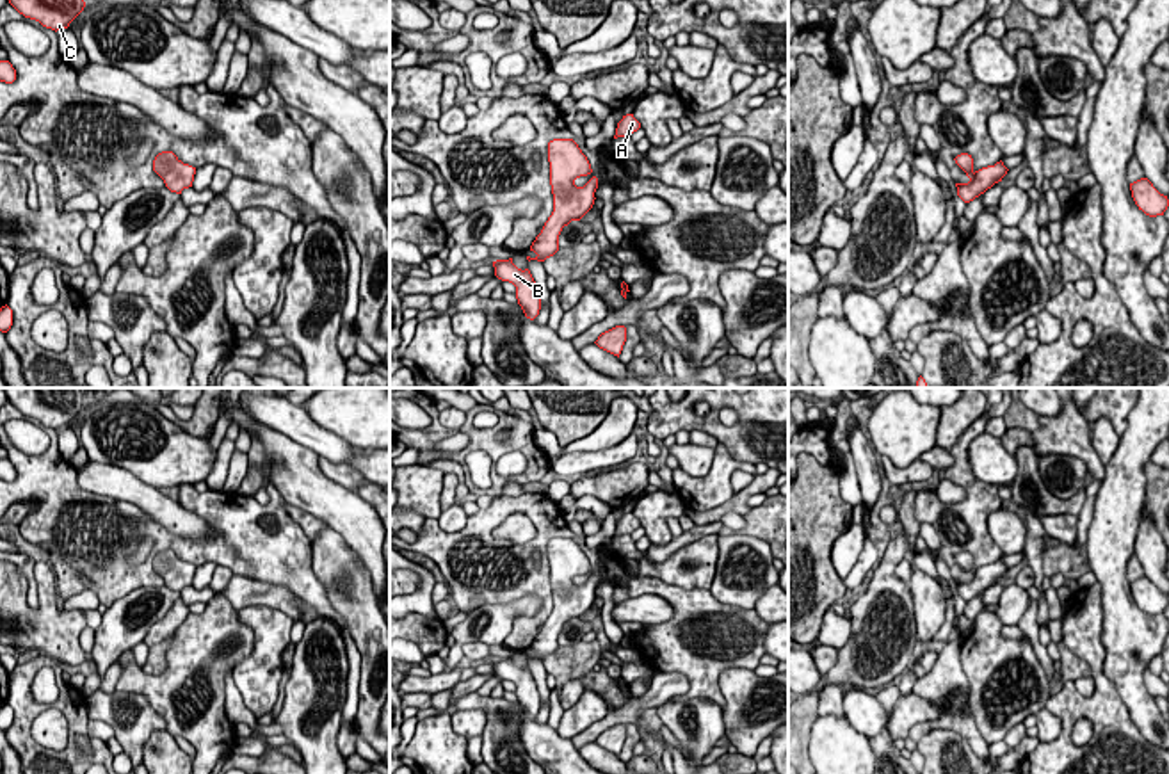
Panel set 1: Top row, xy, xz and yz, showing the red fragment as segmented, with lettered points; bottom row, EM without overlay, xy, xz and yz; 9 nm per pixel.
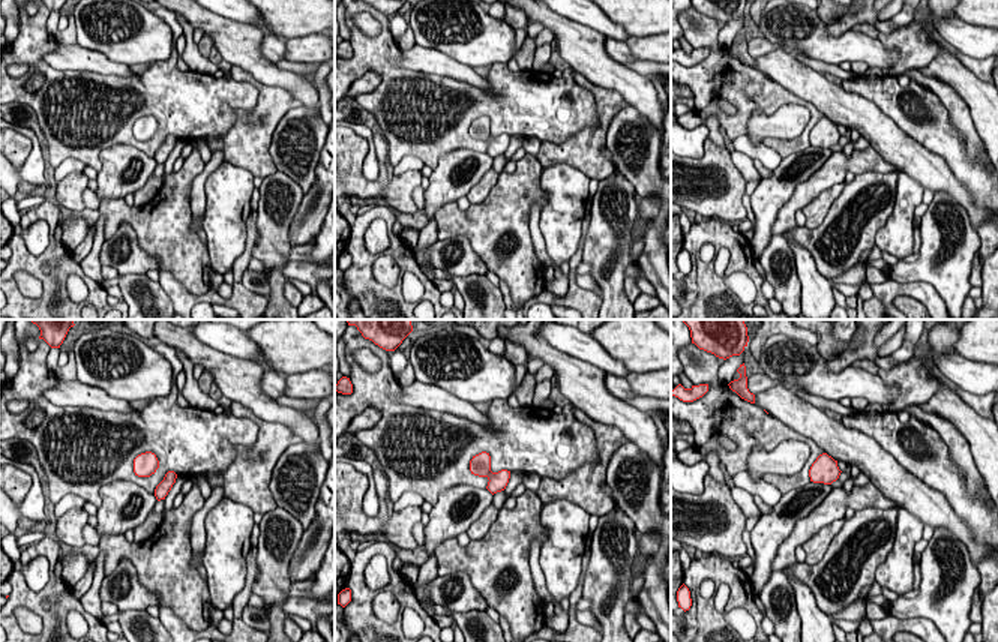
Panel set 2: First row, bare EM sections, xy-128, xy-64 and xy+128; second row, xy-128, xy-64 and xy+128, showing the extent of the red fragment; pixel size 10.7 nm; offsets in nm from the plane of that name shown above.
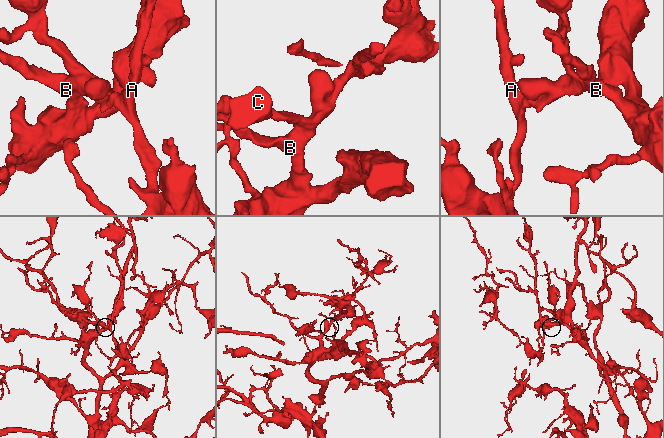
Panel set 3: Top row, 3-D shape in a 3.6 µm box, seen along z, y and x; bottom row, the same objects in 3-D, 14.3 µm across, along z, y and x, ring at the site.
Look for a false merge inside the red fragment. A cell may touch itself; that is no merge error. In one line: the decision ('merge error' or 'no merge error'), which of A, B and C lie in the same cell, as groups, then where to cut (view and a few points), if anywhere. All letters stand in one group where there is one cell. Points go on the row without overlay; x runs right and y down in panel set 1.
no merge error | A B C | no cut

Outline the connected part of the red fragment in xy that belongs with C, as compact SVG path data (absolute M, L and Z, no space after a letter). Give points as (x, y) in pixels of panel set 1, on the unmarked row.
M4 388L4 391L20 413L55 431L68 427L85 406L82 388Z

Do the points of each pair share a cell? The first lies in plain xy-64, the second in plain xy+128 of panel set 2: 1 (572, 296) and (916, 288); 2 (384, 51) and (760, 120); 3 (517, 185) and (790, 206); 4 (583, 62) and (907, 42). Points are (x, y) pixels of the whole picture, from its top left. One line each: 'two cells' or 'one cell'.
1: two cells
2: two cells
3: two cells
4: two cells

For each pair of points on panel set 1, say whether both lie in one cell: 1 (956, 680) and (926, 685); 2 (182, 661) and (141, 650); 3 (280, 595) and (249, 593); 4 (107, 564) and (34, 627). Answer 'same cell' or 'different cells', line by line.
1: same cell
2: different cells
3: same cell
4: different cells

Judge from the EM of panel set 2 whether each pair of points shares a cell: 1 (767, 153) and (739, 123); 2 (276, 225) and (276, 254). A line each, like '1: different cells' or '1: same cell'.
1: different cells
2: same cell

